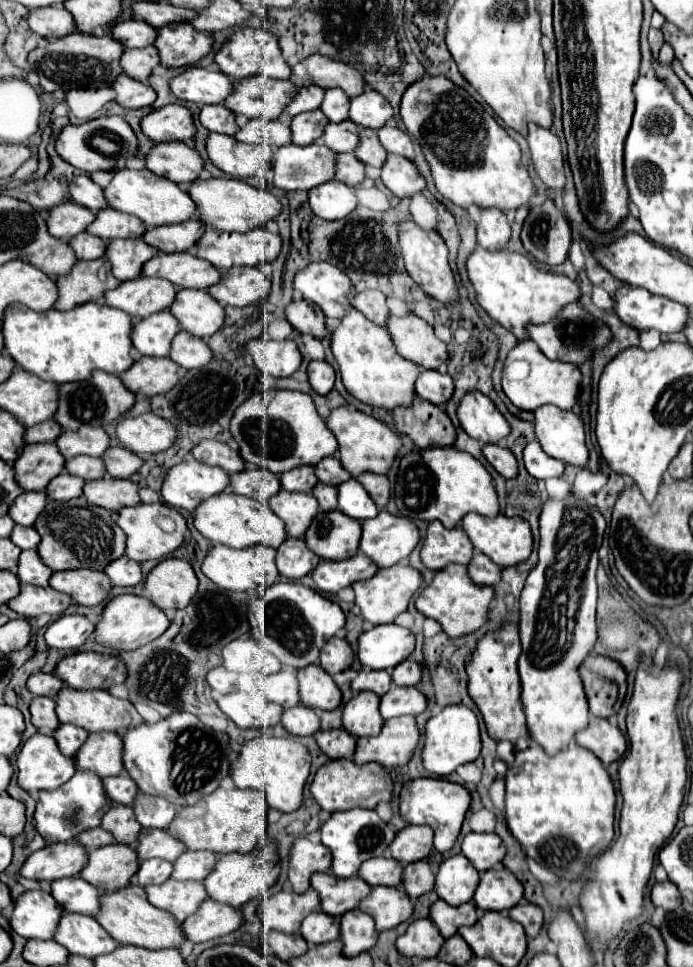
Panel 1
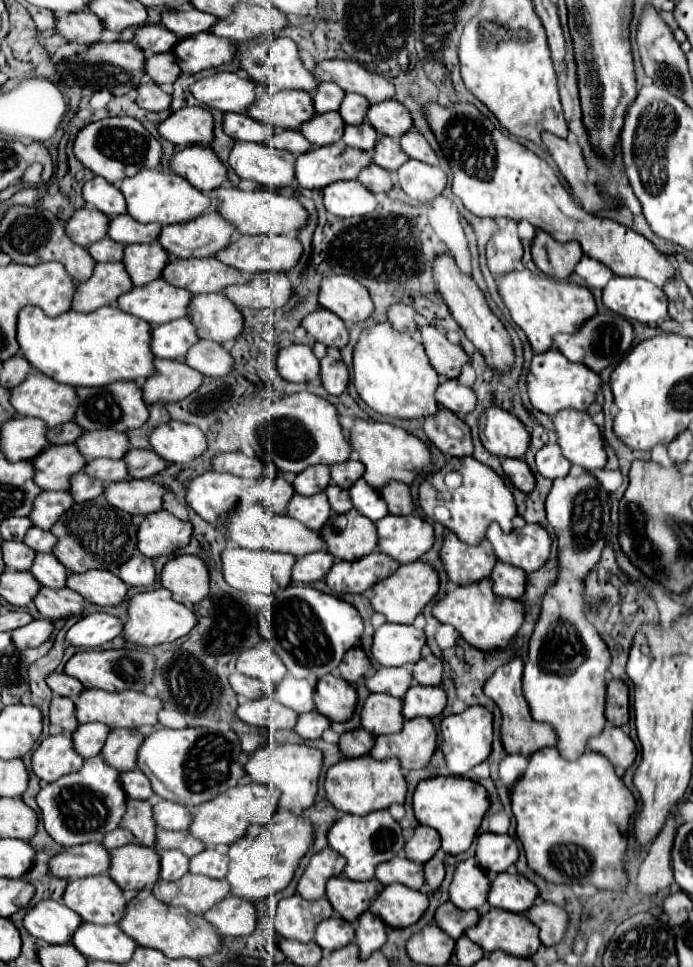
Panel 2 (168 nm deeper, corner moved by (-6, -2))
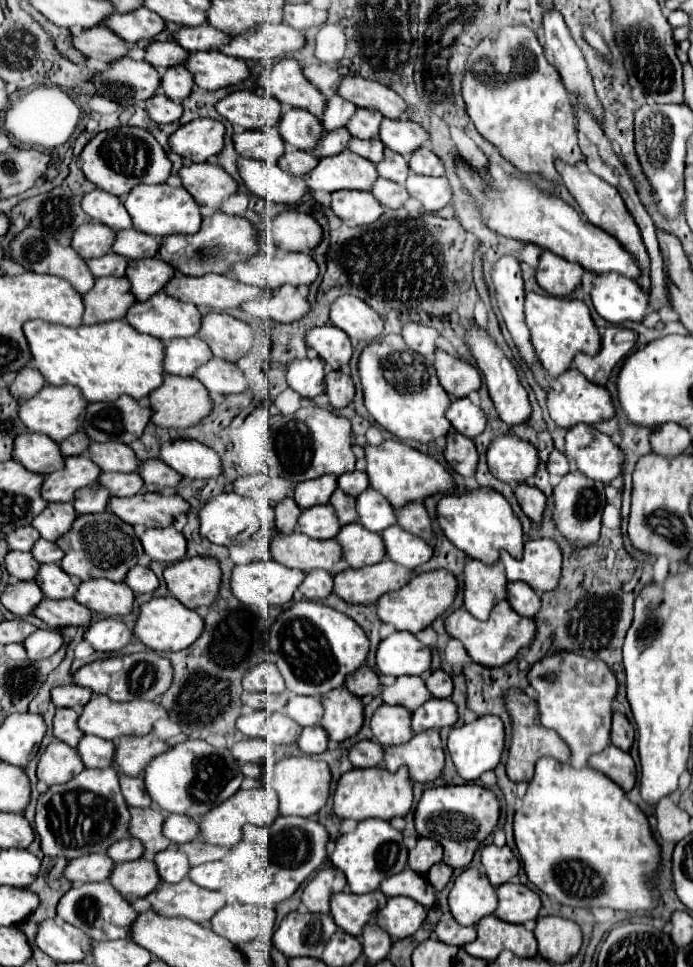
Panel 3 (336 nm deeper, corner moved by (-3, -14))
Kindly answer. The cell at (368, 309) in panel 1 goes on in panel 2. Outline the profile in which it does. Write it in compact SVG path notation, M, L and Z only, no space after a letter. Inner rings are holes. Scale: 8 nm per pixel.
M393 304L393 306L389 306L387 322L399 332L415 334L417 332L417 324L415 324L413 316L415 316L415 310L411 306L407 306L407 304Z

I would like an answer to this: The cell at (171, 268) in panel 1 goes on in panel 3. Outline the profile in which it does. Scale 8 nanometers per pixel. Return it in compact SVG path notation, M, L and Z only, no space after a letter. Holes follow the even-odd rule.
M178 274L172 278L166 288L170 296L190 302L194 306L210 306L214 310L238 308L248 300L256 300L264 294L258 286L242 284L240 280L224 274L206 274L206 276L184 276Z

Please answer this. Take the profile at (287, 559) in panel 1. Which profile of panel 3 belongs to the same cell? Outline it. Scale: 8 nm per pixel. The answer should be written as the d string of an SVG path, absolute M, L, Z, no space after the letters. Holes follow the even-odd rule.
M316 570L316 572L310 572L306 574L304 582L300 584L300 592L306 596L306 600L324 600L330 592L332 592L332 576L324 570Z

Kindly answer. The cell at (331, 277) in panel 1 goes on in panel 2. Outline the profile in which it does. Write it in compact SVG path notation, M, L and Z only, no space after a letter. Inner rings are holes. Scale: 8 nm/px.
M325 276L319 288L319 306L335 312L345 322L367 320L373 312L373 302L365 286L353 276Z

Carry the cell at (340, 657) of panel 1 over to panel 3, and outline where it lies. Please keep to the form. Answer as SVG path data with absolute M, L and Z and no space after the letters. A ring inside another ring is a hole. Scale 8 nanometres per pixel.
M362 666L356 672L352 672L352 674L346 676L346 688L354 696L362 698L366 694L376 696L382 690L382 684L380 684L380 676L374 670L370 670L368 666Z

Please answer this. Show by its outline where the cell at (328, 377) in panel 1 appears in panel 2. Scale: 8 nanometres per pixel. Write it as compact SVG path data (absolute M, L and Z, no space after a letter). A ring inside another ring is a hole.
M325 356L321 360L321 382L331 396L339 396L349 384L349 370L343 362Z

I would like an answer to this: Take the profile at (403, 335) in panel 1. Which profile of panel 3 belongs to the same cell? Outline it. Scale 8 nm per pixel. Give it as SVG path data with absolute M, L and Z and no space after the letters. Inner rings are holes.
M444 350L436 352L434 368L438 372L438 380L440 380L442 388L452 398L464 398L470 392L476 392L482 384L480 372L472 364L462 362L460 358L454 358Z

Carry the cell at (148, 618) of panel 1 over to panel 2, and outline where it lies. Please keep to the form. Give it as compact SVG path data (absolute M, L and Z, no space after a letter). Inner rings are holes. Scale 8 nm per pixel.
M165 588L135 594L129 600L127 614L129 614L129 620L123 626L121 638L125 642L137 644L137 646L157 646L157 644L163 644L163 642L173 642L173 640L185 636L197 624L195 614L187 606L175 602L171 598L171 592L165 590Z

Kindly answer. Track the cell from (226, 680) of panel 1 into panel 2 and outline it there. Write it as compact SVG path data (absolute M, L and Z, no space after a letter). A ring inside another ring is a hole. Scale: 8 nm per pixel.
M243 674L229 676L229 686L233 688L233 692L237 696L245 696L249 700L255 700L257 696L261 696L261 690L257 688L259 682L255 678L249 678L249 676L243 676Z

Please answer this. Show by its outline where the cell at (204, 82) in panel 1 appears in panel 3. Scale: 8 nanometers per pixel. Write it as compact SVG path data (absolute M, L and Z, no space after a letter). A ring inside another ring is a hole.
M238 90L216 104L216 110L232 124L246 130L276 126L280 120L280 102L270 94L264 98L256 92Z

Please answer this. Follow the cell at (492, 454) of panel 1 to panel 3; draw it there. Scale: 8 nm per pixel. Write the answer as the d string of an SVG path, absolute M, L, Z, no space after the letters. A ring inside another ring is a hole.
M518 484L518 488L516 488L516 498L518 498L518 504L520 504L522 512L524 512L534 524L540 524L540 522L542 522L542 516L544 516L544 510L546 510L546 496L544 496L536 486Z

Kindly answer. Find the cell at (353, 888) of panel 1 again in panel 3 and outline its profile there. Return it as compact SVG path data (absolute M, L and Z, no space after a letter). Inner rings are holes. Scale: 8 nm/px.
M380 890L370 894L340 892L330 898L330 914L338 928L352 936L360 936L362 928L380 906L380 900L388 900Z

